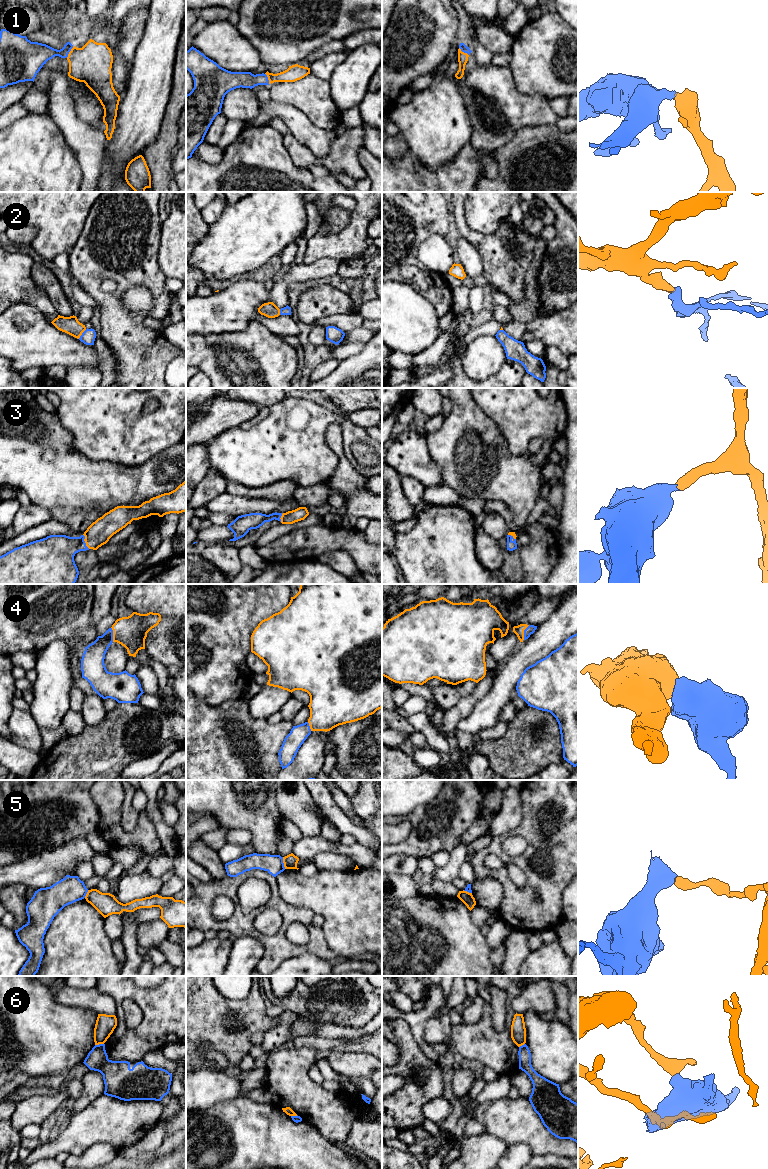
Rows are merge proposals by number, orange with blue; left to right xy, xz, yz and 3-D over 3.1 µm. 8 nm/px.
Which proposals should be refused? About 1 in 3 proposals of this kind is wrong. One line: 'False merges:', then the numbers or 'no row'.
False merges: 5, 6

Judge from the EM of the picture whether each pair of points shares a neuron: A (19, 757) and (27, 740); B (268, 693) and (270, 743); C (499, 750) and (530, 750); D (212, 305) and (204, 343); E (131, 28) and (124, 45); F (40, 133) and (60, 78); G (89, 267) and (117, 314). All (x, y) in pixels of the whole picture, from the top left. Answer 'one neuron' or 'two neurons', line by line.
A: two neurons
B: two neurons
C: one neuron
D: two neurons
E: one neuron
F: two neurons
G: one neuron

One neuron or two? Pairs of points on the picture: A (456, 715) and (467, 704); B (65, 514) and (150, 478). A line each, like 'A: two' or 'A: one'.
A: one
B: two

